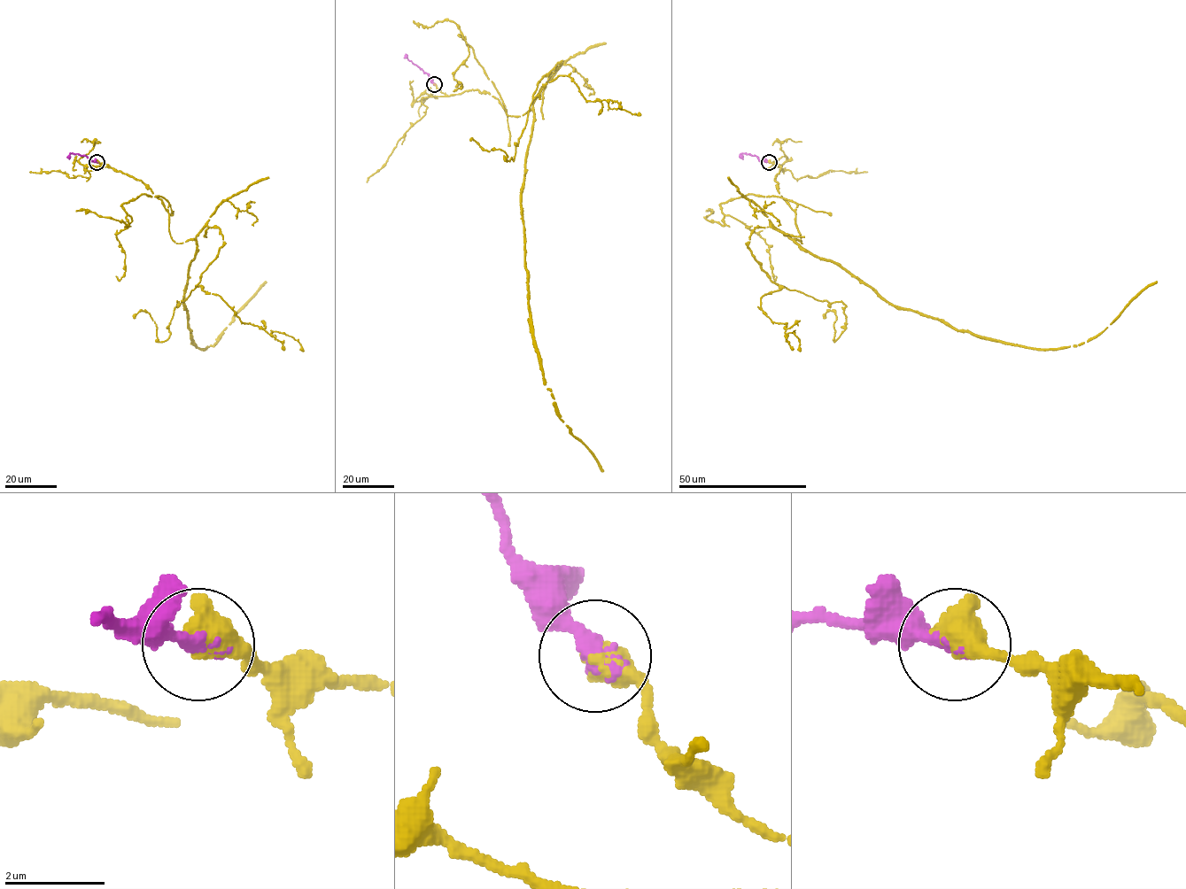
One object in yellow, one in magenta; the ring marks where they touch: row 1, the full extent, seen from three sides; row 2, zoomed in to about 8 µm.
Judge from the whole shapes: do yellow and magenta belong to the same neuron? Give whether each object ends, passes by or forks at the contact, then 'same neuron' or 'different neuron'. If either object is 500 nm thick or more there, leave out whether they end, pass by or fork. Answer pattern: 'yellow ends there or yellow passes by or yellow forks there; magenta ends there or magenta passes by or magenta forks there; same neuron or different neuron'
same neuron

